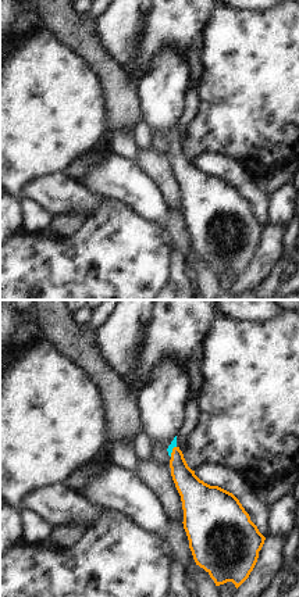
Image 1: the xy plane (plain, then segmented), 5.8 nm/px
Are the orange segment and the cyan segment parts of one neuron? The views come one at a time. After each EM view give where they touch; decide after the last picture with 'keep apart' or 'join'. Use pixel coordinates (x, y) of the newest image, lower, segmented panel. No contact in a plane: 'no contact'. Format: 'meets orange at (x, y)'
meets orange at (173, 451)

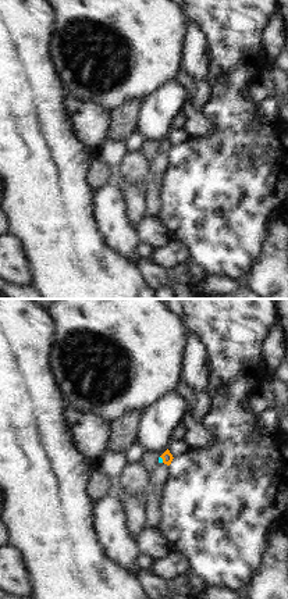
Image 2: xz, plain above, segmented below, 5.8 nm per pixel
meets orange at (162, 457)

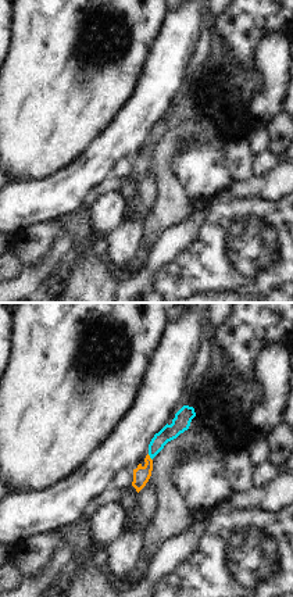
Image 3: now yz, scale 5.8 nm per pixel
meets orange at (149, 457)

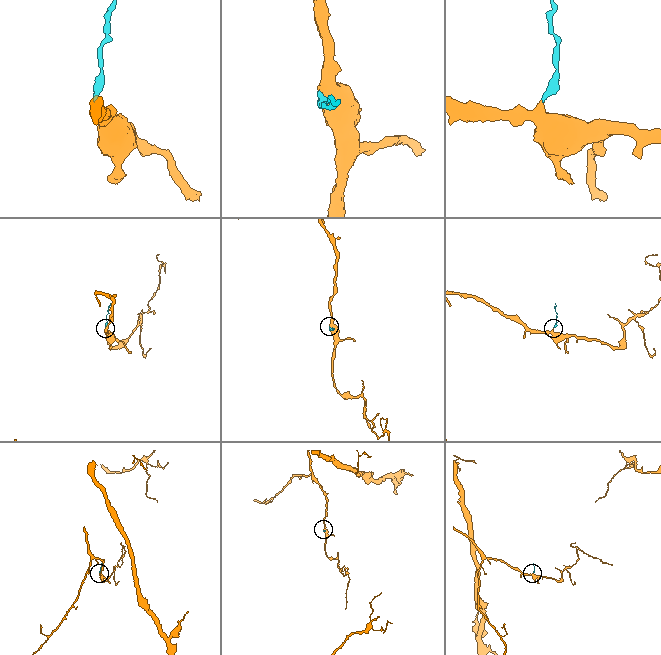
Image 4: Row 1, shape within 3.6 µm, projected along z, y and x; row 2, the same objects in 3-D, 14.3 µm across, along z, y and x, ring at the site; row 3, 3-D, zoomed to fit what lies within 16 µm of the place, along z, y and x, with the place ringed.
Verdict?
join

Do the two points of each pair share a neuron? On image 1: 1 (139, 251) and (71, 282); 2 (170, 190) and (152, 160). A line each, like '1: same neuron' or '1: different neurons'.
1: same neuron
2: same neuron

